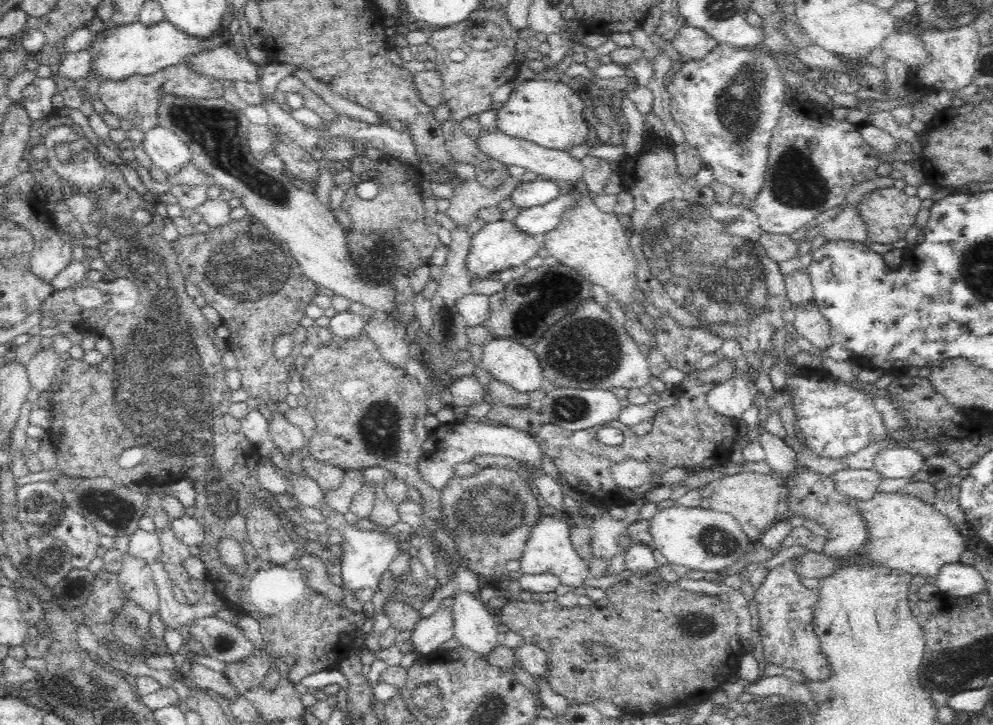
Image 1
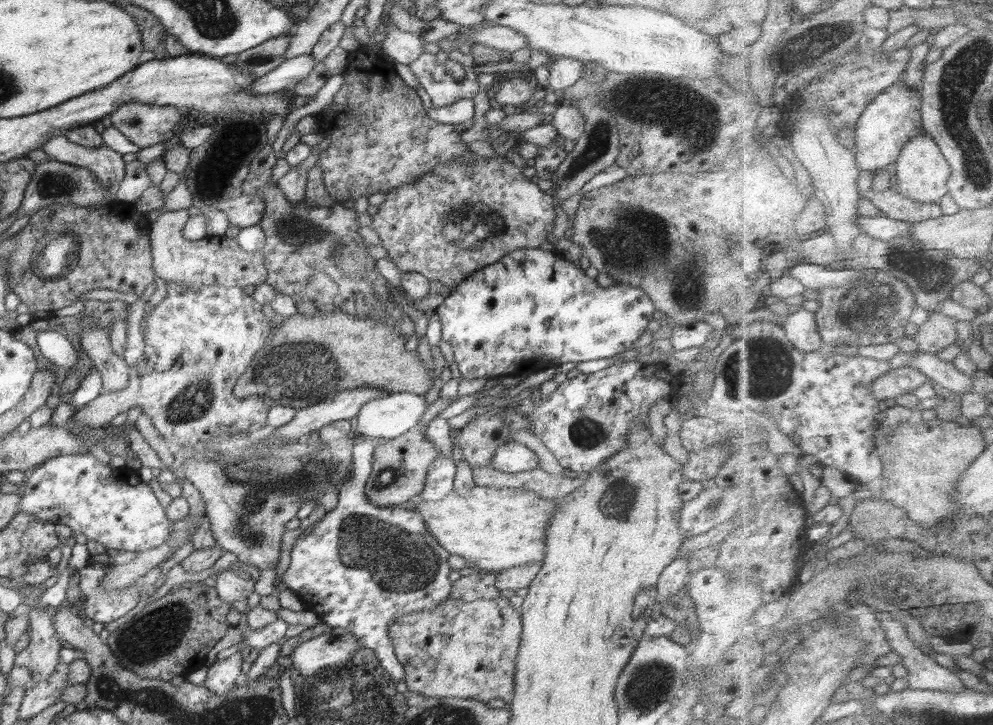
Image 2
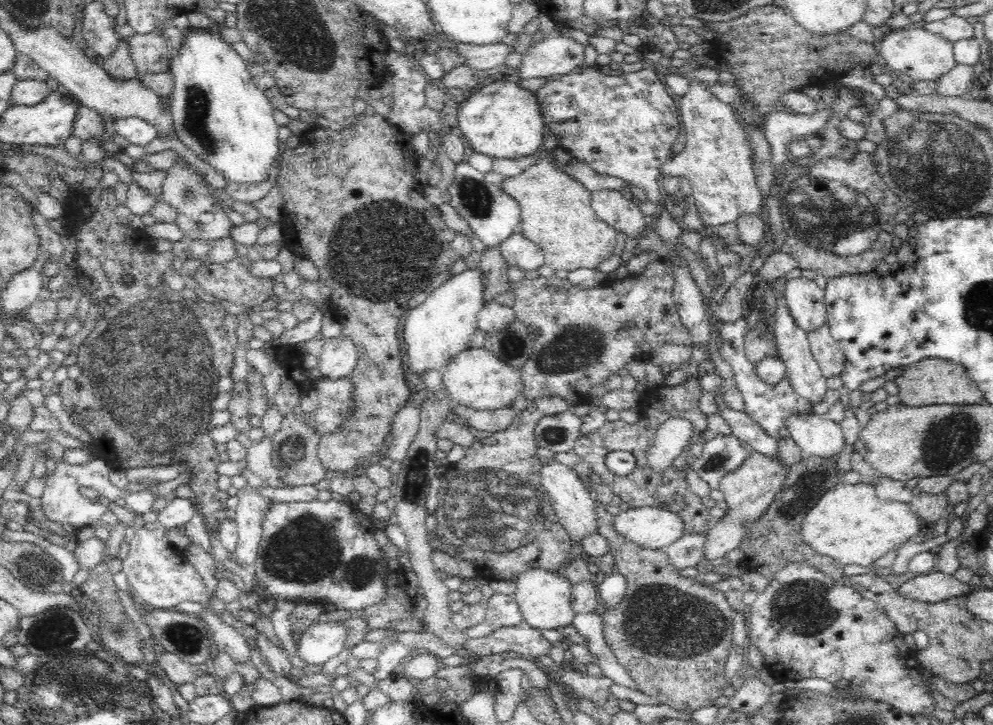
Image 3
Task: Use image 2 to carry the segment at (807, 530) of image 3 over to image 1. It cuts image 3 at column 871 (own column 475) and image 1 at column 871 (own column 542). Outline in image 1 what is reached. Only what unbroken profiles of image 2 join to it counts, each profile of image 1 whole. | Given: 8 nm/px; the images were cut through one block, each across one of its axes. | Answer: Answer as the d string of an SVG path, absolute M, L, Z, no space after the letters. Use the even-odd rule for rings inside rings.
M877 492L868 501L856 499L849 504L859 509L868 527L868 542L862 546L862 553L878 565L903 570L912 576L936 577L941 566L960 562L962 552L967 549L966 539L958 527L934 505L915 496Z

